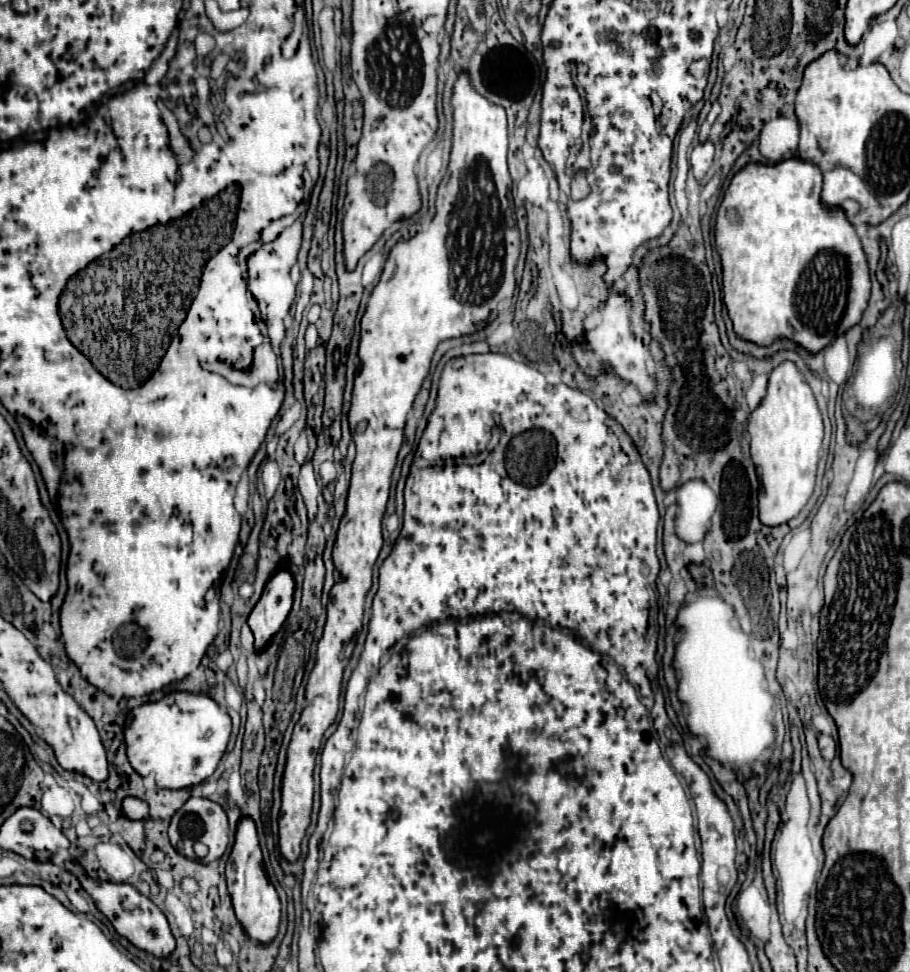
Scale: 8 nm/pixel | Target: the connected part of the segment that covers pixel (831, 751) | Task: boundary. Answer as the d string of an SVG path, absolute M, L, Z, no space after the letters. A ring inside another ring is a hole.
M819 735L819 749L821 749L821 755L823 759L831 761L835 757L835 741L829 737L829 735Z

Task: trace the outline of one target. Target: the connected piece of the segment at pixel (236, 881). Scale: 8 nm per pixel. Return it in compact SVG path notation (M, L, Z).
M243 817L237 835L235 835L235 845L231 849L229 861L227 861L227 889L233 901L235 915L239 923L243 925L243 931L247 937L253 941L273 941L277 931L279 931L279 921L281 921L281 903L275 887L269 883L265 869L263 869L263 855L261 847L257 841L257 831L255 823L249 817Z

